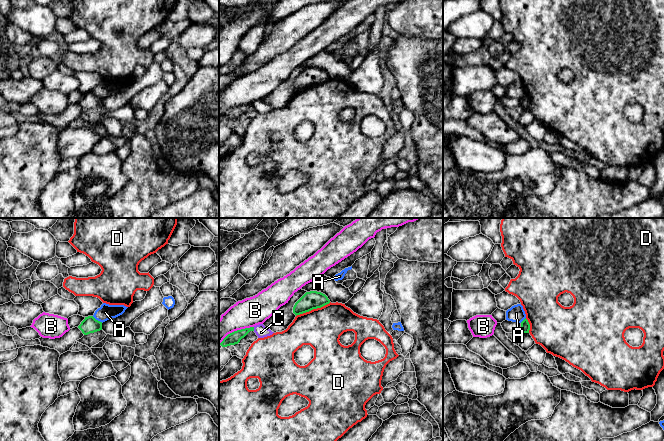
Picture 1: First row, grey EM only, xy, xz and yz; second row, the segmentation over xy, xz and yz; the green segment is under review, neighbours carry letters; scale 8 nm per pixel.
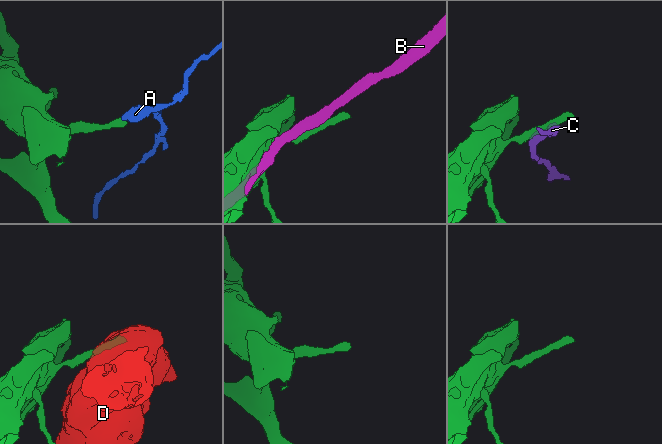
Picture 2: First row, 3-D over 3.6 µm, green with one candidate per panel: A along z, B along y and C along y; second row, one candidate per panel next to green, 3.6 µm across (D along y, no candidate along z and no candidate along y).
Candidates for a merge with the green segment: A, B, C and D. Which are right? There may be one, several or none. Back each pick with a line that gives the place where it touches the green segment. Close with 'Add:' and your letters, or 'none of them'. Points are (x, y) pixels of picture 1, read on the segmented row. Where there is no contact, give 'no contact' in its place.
Add: none of them

